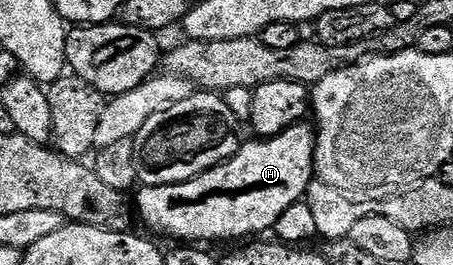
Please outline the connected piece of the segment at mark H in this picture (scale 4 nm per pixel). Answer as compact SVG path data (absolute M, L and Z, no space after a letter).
M303 121L271 139L255 138L254 143L247 142L226 163L188 181L163 187L143 186L142 192L137 192L137 218L141 222L143 219L152 230L178 239L174 241L189 241L194 245L213 239L246 241L261 236L258 234L273 229L280 213L299 202L310 188L315 178L315 134L315 128Z

